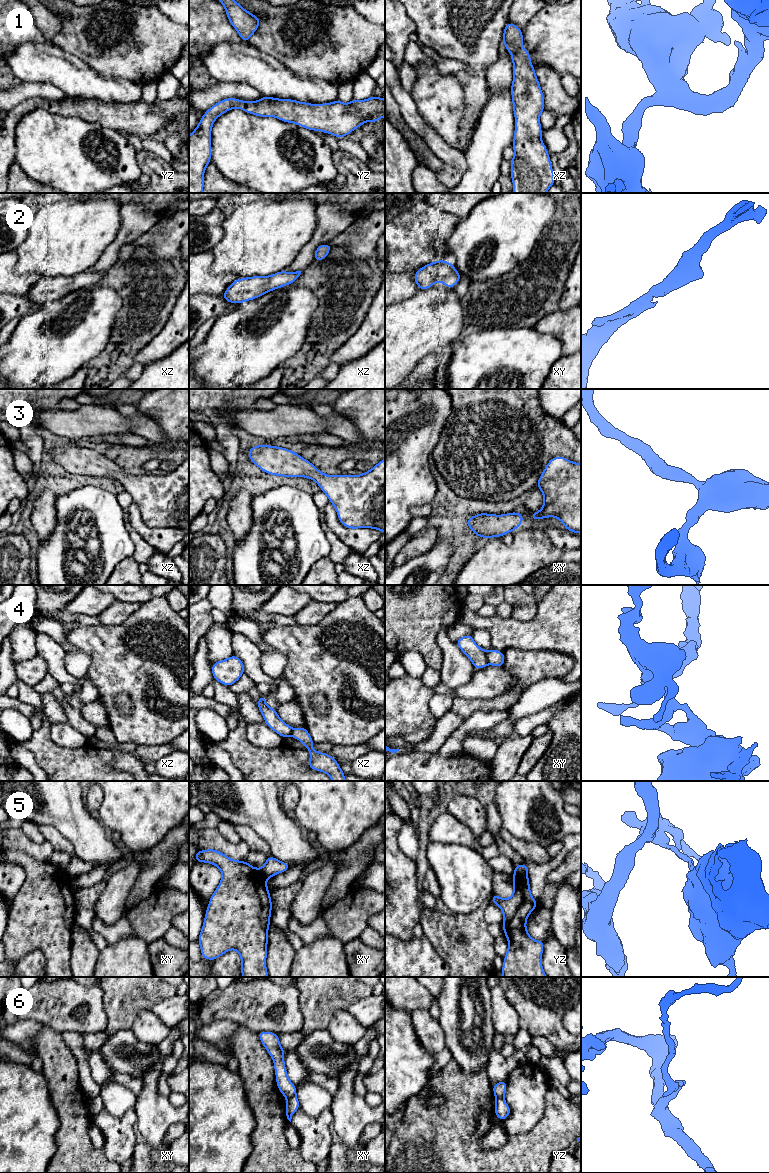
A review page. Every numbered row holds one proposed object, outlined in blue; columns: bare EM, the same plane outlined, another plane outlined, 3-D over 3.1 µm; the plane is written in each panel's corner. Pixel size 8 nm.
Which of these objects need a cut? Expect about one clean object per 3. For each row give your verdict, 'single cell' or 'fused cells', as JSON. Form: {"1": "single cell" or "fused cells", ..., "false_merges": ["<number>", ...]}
{"1": "single cell", "2": "single cell", "3": "single cell", "4": "fused cells", "5": "fused cells", "6": "fused cells", "false_merges": ["4", "5", "6"]}

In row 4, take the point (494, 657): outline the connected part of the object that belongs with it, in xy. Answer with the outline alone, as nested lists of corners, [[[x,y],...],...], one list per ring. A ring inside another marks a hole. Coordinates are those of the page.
[[[490,649],[487,651],[487,661],[489,665],[499,666],[503,668],[505,663],[504,652]]]

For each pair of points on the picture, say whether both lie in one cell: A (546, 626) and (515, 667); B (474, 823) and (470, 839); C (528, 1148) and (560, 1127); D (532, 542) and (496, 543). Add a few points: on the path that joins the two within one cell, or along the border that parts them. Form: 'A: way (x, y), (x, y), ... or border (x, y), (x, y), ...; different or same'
A: border (504, 650), (508, 648), (552, 650); different
B: border (454, 818), (460, 821), (477, 839); different
C: way (536, 1145), (543, 1138), (552, 1134); same
D: way (523, 549), (505, 549); same

